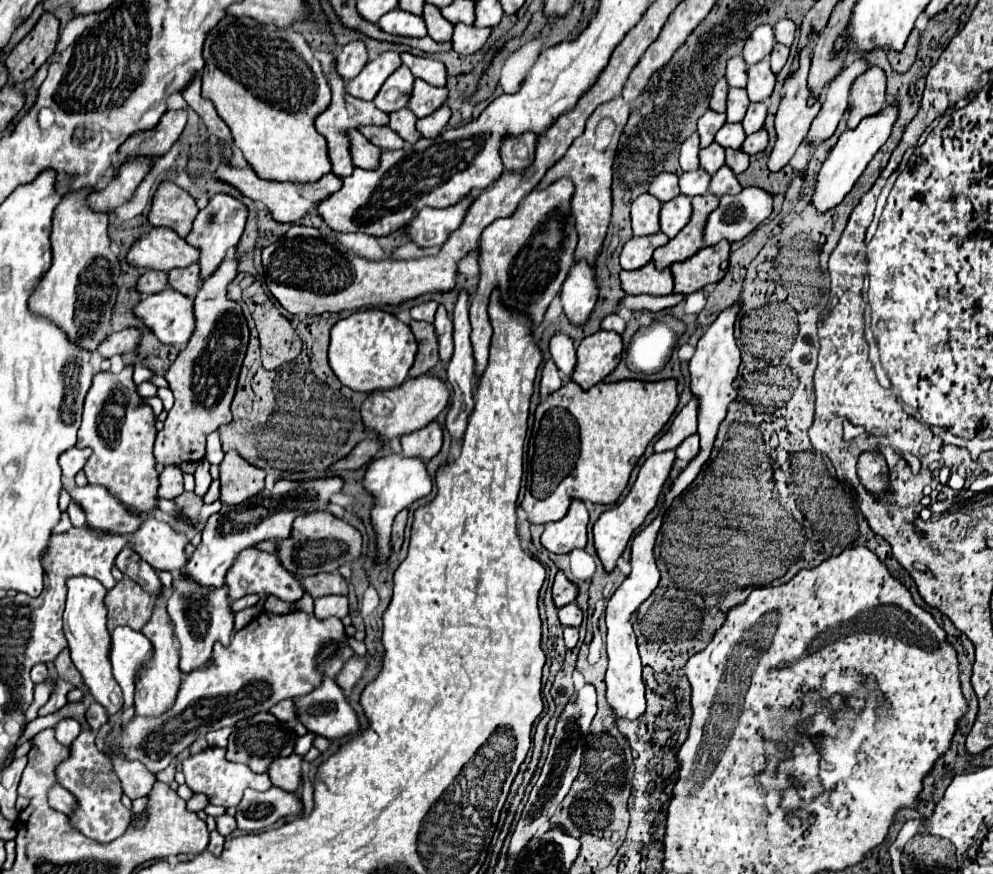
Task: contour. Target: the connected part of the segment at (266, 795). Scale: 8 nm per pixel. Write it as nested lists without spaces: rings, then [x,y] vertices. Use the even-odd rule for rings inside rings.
[[[270,787],[268,791],[246,789],[236,807],[236,823],[242,831],[262,831],[280,817],[298,815],[300,809],[302,803],[294,793],[284,793],[276,787]]]

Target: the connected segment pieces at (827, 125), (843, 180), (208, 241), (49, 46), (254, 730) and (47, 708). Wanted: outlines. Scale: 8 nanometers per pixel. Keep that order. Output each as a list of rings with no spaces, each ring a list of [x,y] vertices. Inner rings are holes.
[[[858,59],[858,61],[850,63],[846,69],[842,69],[842,73],[836,77],[836,81],[832,81],[832,85],[828,85],[822,109],[814,117],[810,131],[808,131],[808,137],[804,139],[806,145],[820,145],[822,141],[826,141],[834,135],[838,121],[842,119],[844,111],[848,109],[850,87],[852,87],[854,79],[858,75],[862,75],[866,69],[868,69],[866,61]]]
[[[890,105],[882,113],[878,113],[876,117],[866,117],[864,121],[860,121],[860,125],[856,129],[848,129],[848,131],[844,131],[840,135],[836,147],[830,151],[828,159],[822,163],[822,169],[818,171],[816,189],[812,193],[812,205],[814,205],[814,209],[818,213],[826,213],[826,211],[834,209],[850,193],[850,189],[854,187],[858,177],[864,173],[866,165],[872,161],[876,151],[890,137],[890,131],[892,131],[892,125],[896,121],[896,115],[898,115],[898,107]]]
[[[214,195],[208,201],[208,205],[198,211],[196,221],[192,225],[192,231],[186,235],[186,243],[200,251],[198,265],[200,265],[200,279],[202,281],[208,279],[218,269],[218,265],[226,259],[228,251],[238,245],[240,235],[246,225],[246,215],[248,215],[248,209],[230,195]]]
[[[44,13],[38,25],[12,49],[6,59],[10,85],[20,85],[34,77],[40,65],[44,65],[46,59],[54,53],[58,29],[60,21],[52,13]]]
[[[256,713],[254,717],[236,723],[236,727],[234,727],[234,731],[232,731],[230,739],[228,739],[226,759],[236,761],[236,763],[244,763],[256,773],[266,773],[270,761],[274,761],[278,757],[292,755],[294,739],[296,739],[296,735],[294,735],[294,731],[288,729],[288,725],[280,723],[270,713]]]
[[[60,683],[60,685],[56,685],[56,689],[52,691],[52,695],[50,695],[50,699],[40,707],[40,711],[38,711],[38,715],[50,715],[50,713],[54,713],[54,711],[58,711],[60,707],[64,707],[66,703],[68,703],[68,699],[66,699],[66,695],[68,695],[68,685],[66,683]]]

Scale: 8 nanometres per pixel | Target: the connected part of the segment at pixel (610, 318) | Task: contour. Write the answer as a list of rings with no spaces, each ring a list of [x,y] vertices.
[[[616,313],[606,315],[606,317],[602,319],[602,323],[600,323],[600,329],[604,329],[604,331],[616,331],[616,333],[622,333],[624,327],[626,327],[624,319],[622,319],[620,315],[616,315]]]

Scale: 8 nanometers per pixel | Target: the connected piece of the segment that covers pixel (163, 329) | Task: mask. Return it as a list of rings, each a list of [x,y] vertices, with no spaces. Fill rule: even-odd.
[[[164,289],[140,299],[134,307],[134,315],[164,345],[184,349],[188,337],[192,337],[192,301],[174,289]]]

